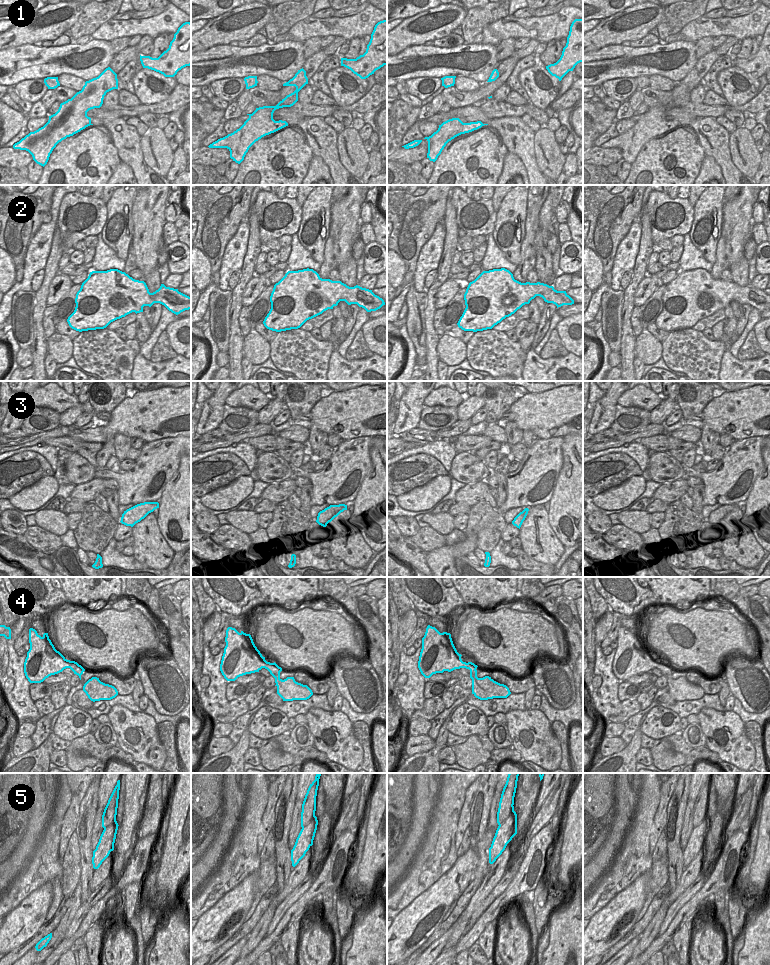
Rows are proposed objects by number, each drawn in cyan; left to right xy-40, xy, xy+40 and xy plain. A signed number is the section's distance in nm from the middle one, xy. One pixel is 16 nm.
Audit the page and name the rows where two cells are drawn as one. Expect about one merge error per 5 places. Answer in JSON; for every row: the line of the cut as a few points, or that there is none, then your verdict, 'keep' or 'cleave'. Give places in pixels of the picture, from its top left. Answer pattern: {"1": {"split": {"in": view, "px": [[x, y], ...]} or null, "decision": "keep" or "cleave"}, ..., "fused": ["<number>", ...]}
{"1": {"split": null, "decision": "keep"}, "2": {"split": null, "decision": "keep"}, "3": {"split": null, "decision": "keep"}, "4": {"split": null, "decision": "keep"}, "5": {"split": {"in": "xy+40", "px": [[513, 809], [509, 816], [499, 825]]}, "decision": "cleave"}, "fused": ["5"]}

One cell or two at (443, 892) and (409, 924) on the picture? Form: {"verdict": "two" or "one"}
{"verdict": "one"}

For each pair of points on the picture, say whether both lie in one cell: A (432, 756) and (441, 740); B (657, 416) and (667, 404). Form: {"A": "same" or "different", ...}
{"A": "same", "B": "same"}

